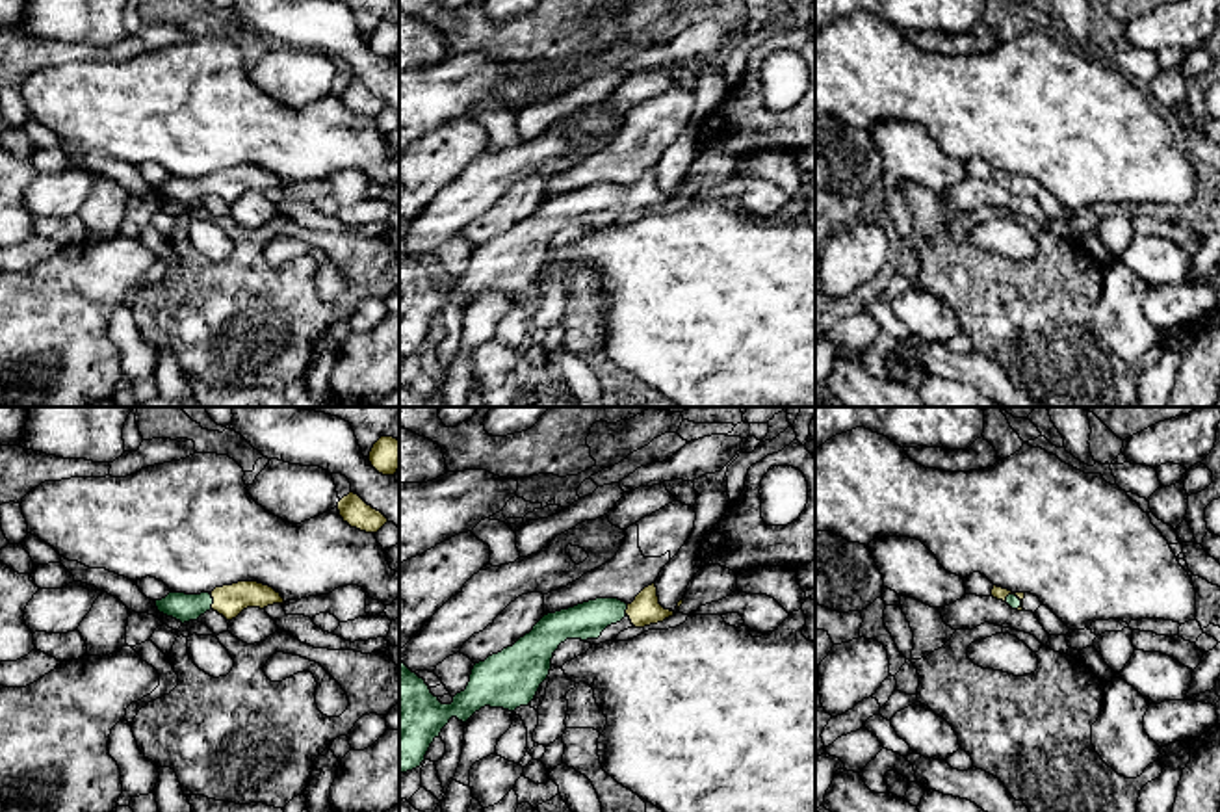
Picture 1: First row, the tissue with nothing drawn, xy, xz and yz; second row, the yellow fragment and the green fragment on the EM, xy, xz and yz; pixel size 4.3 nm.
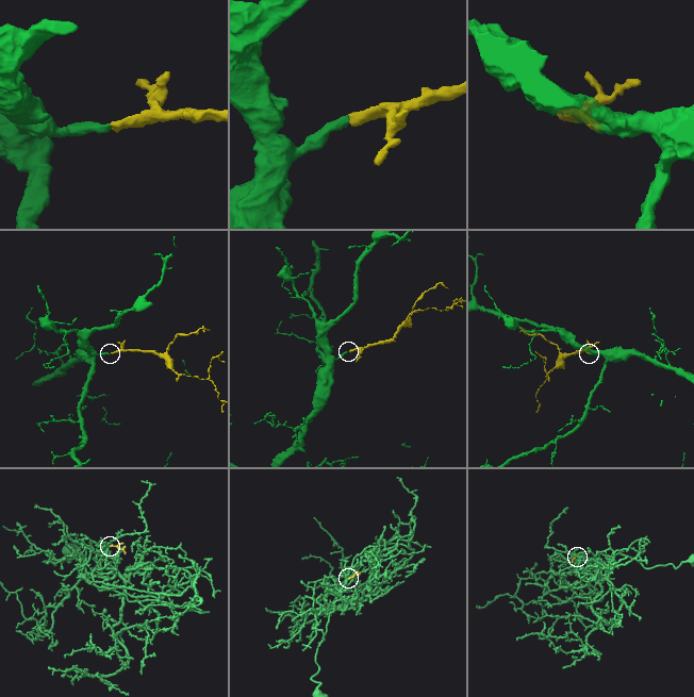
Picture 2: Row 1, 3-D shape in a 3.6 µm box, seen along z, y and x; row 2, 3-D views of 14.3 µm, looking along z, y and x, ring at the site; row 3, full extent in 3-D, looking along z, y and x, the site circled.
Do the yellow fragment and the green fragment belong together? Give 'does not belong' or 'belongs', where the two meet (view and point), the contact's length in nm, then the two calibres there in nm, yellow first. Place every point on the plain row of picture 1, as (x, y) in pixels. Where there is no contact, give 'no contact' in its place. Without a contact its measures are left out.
belongs | xy (214, 184) | 70 nm | 140/120 nm

